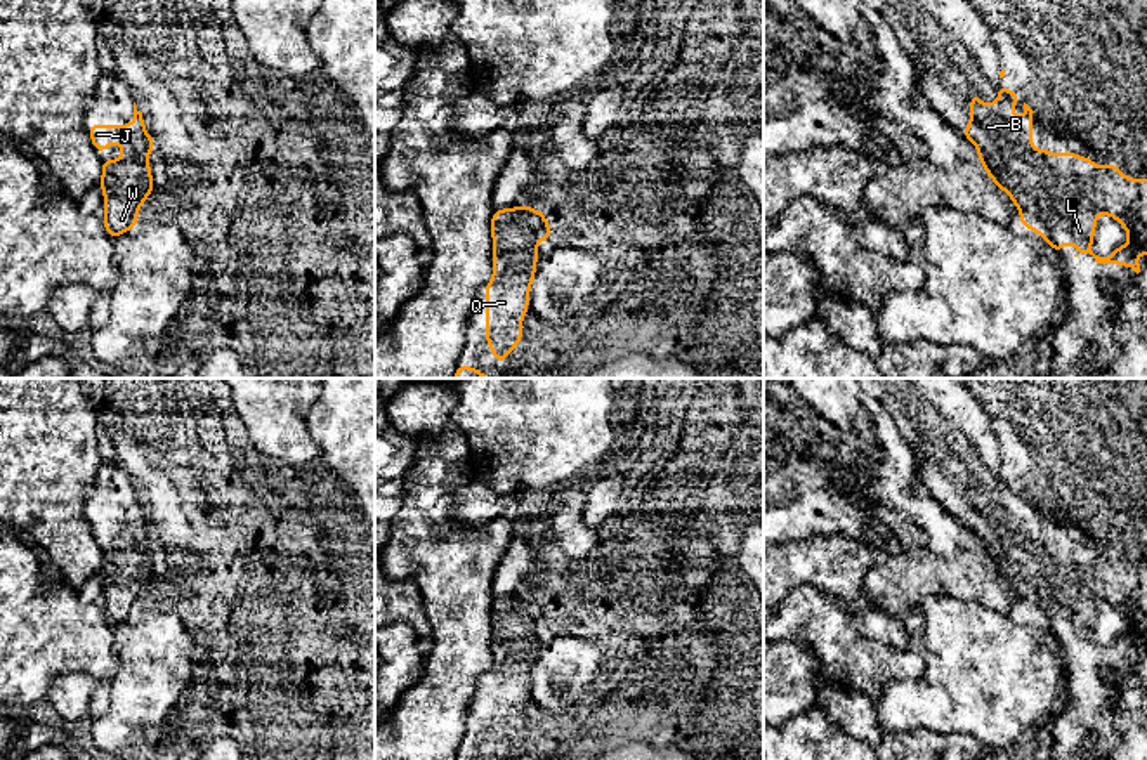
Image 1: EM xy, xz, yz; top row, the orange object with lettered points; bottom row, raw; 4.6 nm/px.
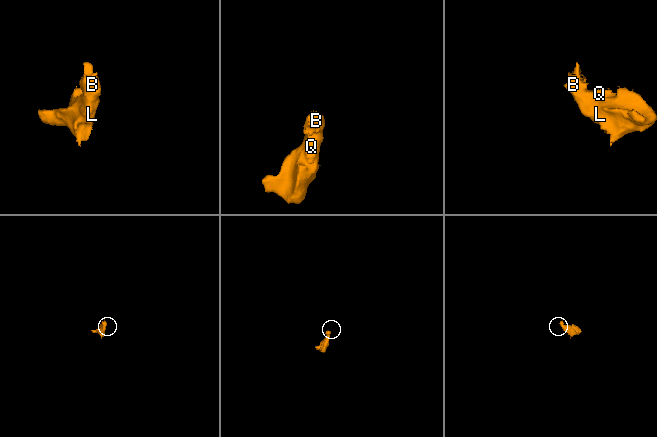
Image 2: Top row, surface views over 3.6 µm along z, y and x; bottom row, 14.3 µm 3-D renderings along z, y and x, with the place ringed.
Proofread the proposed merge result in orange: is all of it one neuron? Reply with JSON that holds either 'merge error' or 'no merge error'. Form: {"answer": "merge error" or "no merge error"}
{"answer": "no merge error"}

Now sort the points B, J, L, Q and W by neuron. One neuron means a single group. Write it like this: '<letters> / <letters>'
B J L Q W

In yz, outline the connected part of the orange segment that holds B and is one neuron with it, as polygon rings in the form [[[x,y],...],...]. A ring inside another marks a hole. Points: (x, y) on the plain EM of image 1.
[[[1001,474],[993,495],[986,495],[979,484],[972,482],[970,514],[960,521],[979,538],[977,548],[996,576],[1006,580],[1020,599],[1019,611],[1026,618],[1036,619],[1057,642],[1069,630],[1078,637],[1074,645],[1090,642],[1097,652],[1126,654],[1138,663],[1137,644],[1147,644],[1147,567],[1130,567],[1111,550],[1100,559],[1097,550],[1067,538],[1059,545],[1050,538],[1034,538],[1034,500],[1024,491],[1024,505],[1015,507],[1012,503],[1015,489],[1020,489],[1020,484]],[[1098,602],[1116,607],[1130,626],[1126,635],[1118,633],[1109,645],[1098,645],[1091,640]]]

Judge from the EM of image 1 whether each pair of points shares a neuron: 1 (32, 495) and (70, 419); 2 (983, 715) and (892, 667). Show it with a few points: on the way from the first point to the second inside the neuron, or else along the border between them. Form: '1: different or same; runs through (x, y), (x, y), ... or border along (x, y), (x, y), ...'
1: same; runs through (32, 476), (32, 457), (51, 438)
2: different; border along (924, 642), (925, 672), (891, 681), (878, 698)

